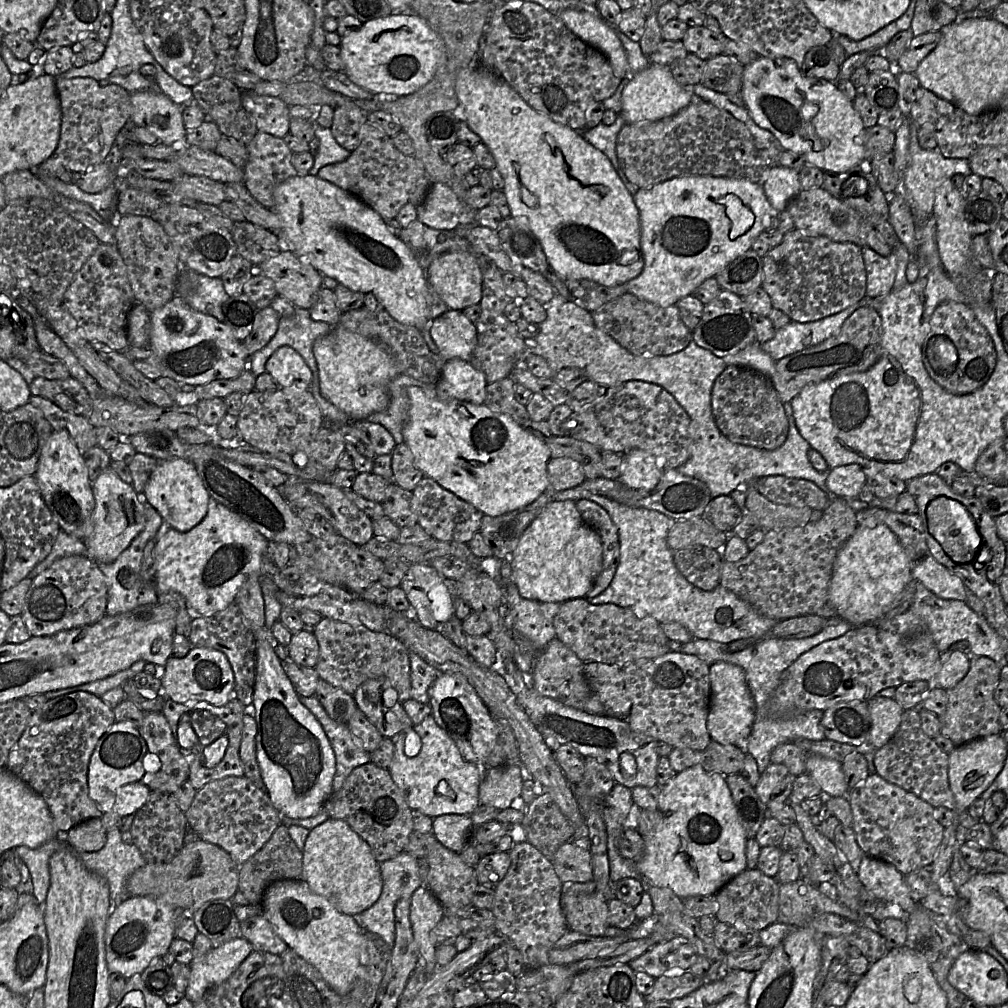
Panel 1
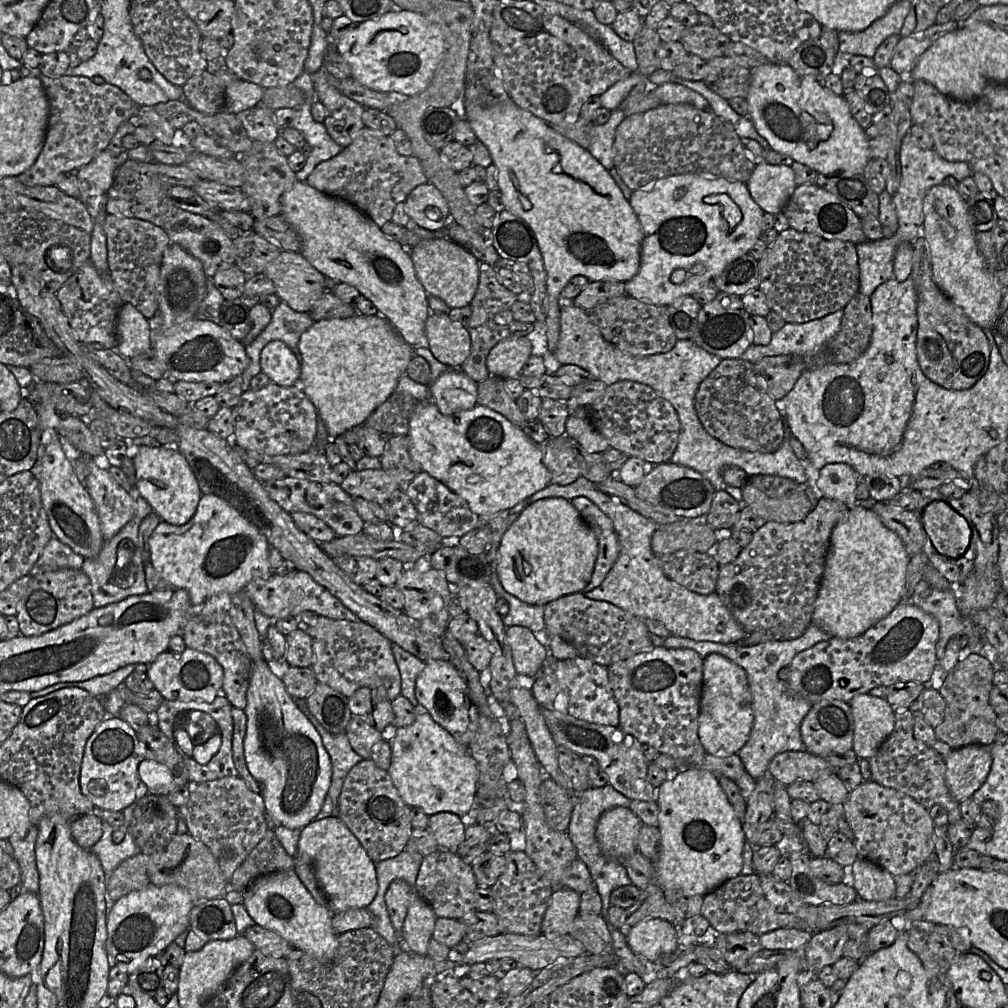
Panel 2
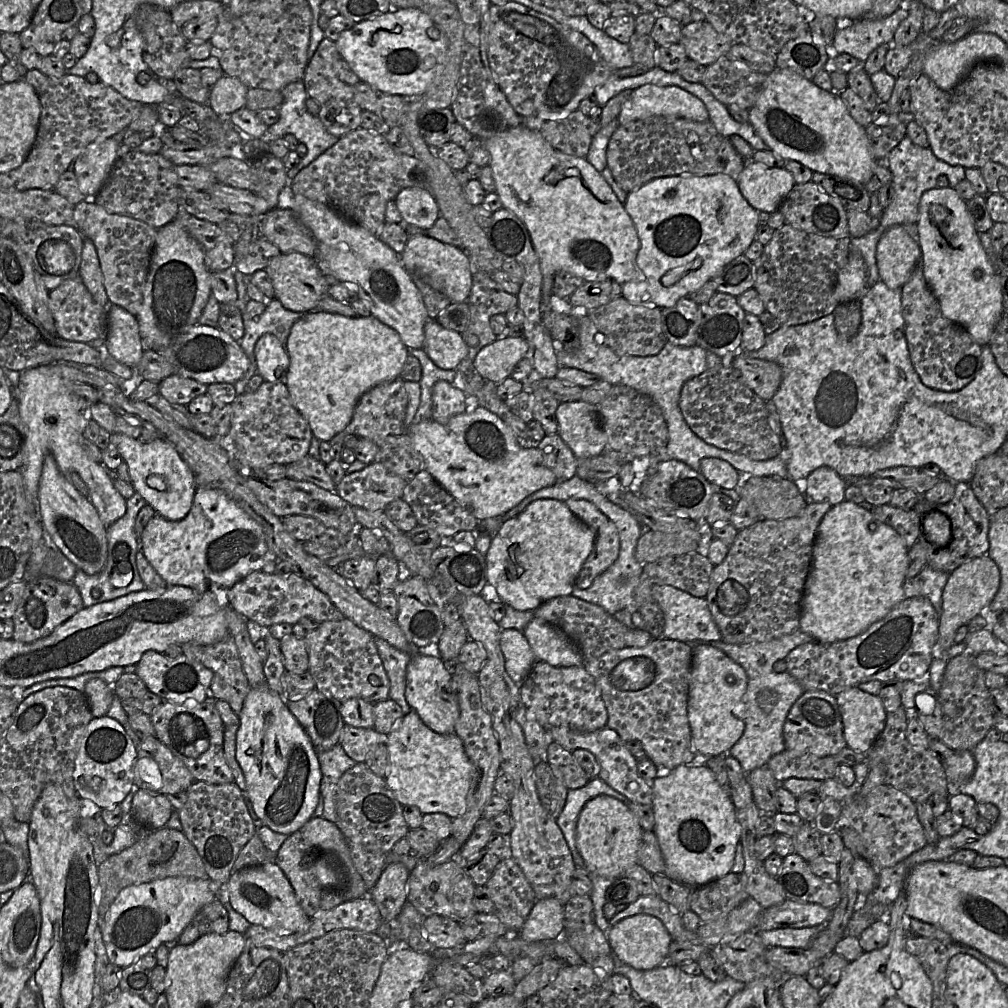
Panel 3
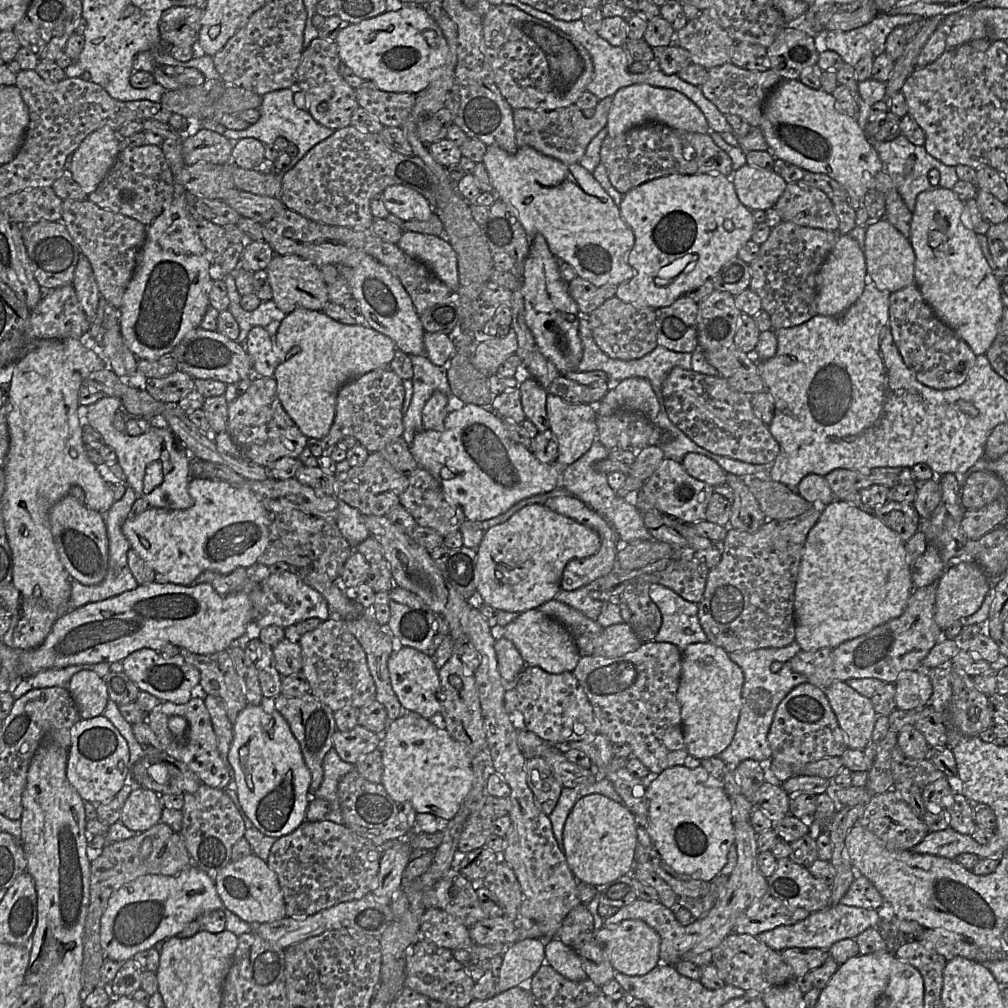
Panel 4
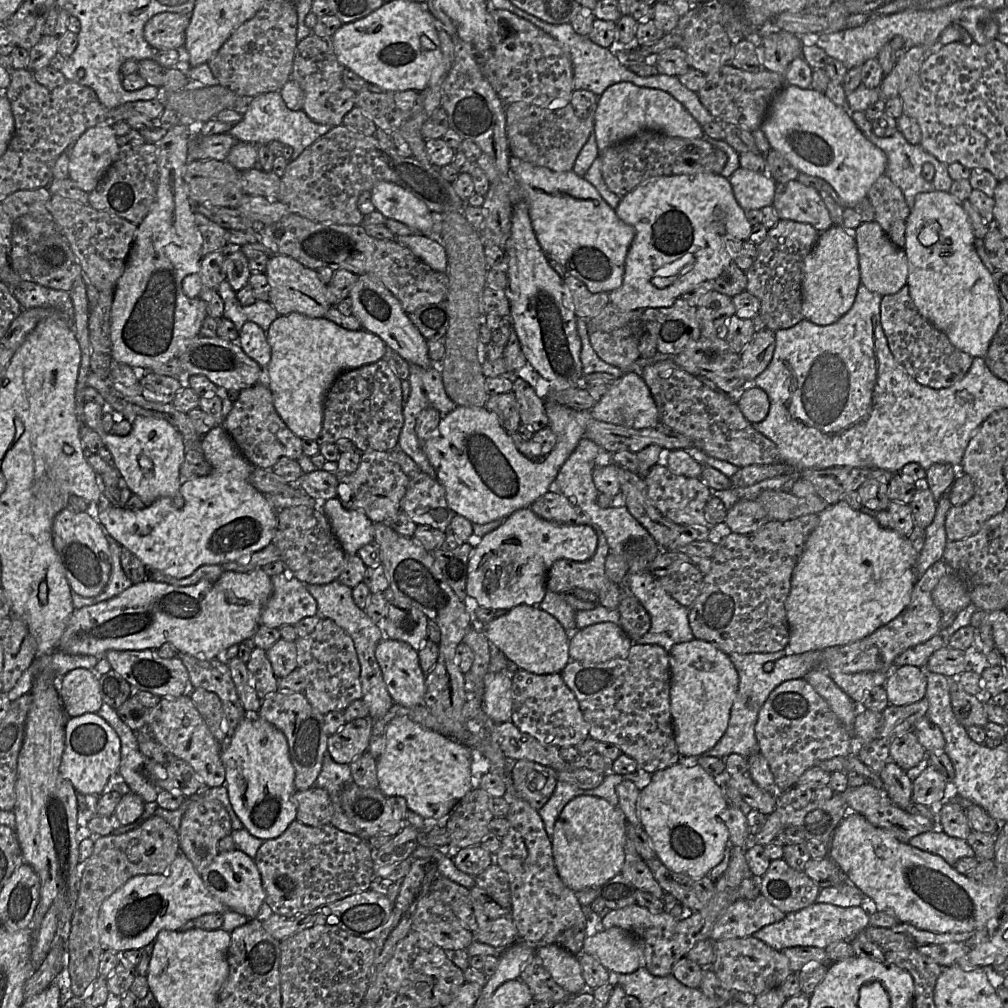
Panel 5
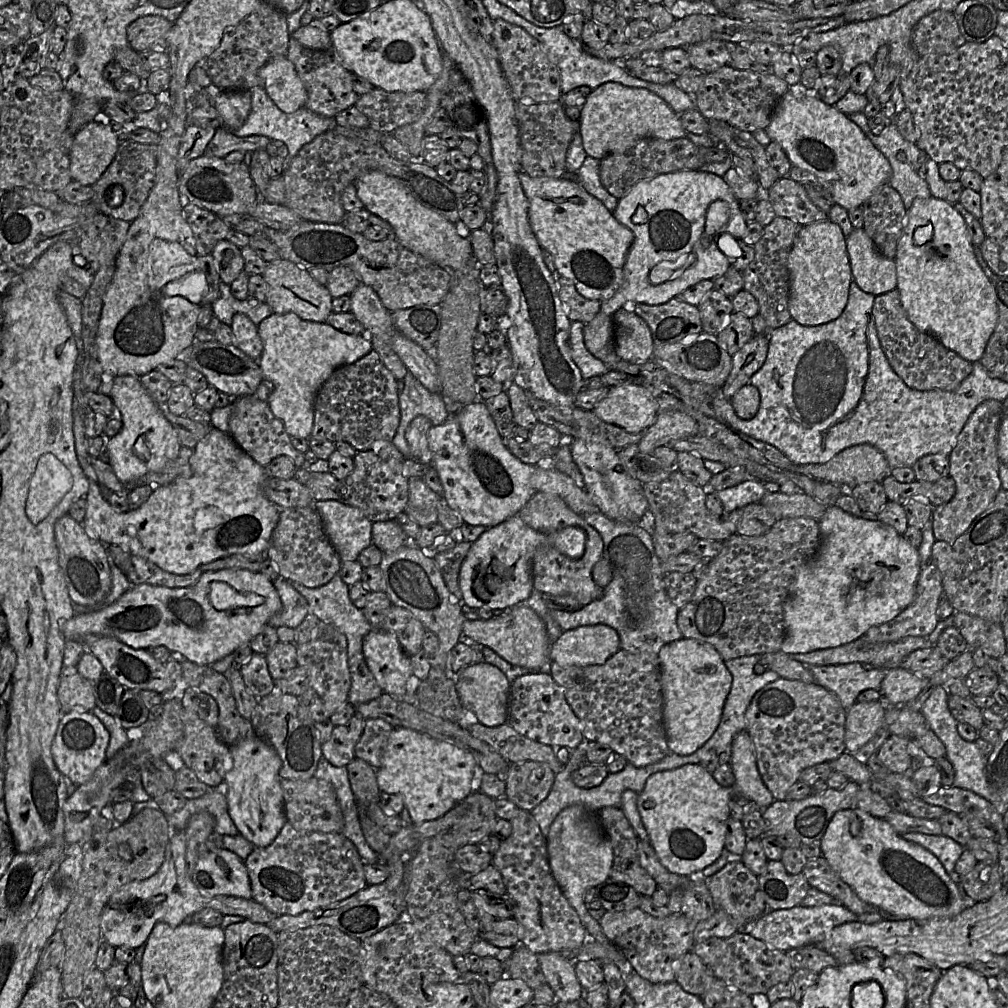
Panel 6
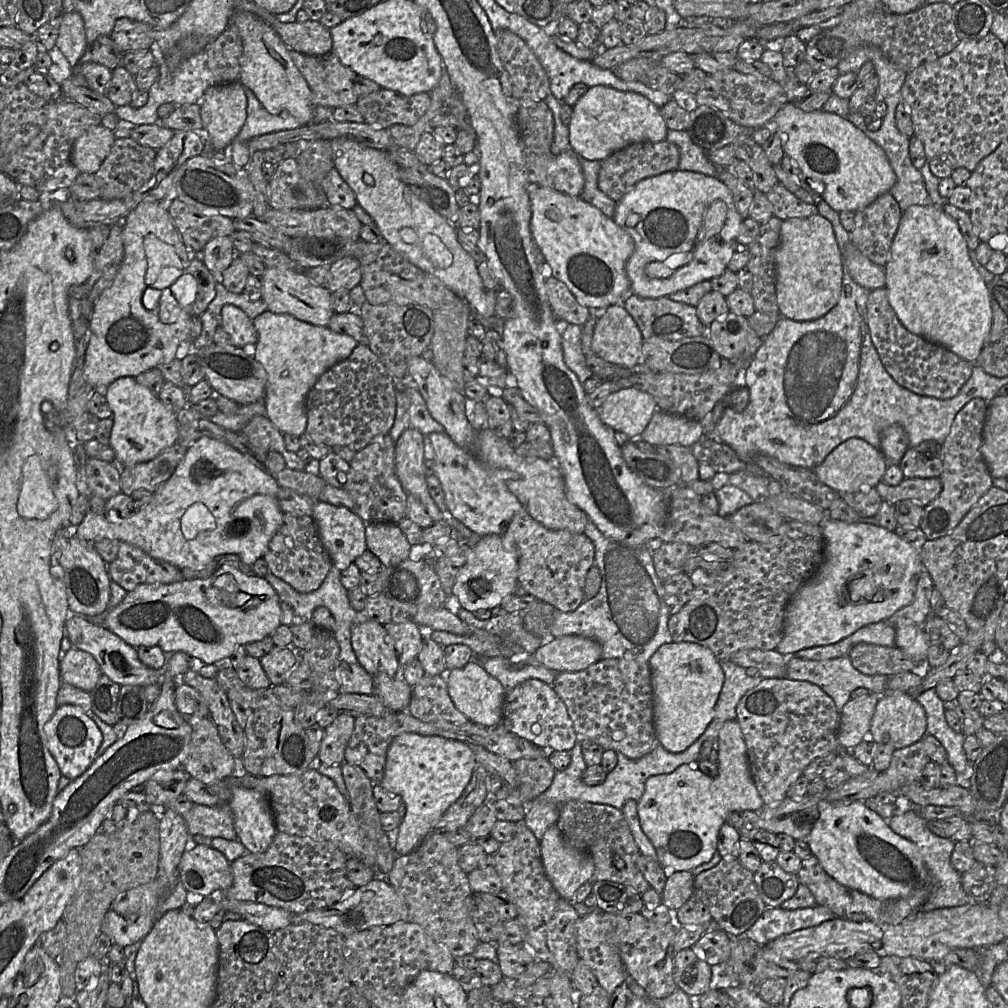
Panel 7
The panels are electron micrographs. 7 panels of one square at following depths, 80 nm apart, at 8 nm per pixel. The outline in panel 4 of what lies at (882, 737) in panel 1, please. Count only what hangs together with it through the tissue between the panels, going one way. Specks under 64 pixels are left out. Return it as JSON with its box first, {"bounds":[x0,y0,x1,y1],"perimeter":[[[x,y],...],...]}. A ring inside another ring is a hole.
{"bounds":[823,682,878,750],"perimeter":[[[836,682],[823,690],[849,749],[863,750],[872,740],[878,718],[871,699],[849,687],[845,682]]]}

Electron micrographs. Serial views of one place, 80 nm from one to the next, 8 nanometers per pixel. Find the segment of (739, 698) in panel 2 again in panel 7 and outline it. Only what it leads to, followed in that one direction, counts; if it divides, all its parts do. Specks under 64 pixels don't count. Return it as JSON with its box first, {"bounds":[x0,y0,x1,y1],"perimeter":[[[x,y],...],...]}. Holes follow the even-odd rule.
{"bounds":[648,642,724,753],"perimeter":[[[692,642],[661,645],[648,661],[653,687],[653,722],[657,739],[673,753],[686,750],[706,731],[724,683],[720,661],[707,647]]]}

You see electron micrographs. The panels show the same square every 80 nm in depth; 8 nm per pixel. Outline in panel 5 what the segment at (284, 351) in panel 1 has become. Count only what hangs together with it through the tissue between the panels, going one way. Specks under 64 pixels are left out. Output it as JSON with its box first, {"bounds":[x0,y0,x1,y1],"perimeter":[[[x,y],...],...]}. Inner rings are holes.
{"bounds":[237,321,271,369],"perimeter":[[[251,321],[245,322],[239,331],[237,343],[262,369],[267,367],[271,359],[271,348],[266,332],[259,325]]]}

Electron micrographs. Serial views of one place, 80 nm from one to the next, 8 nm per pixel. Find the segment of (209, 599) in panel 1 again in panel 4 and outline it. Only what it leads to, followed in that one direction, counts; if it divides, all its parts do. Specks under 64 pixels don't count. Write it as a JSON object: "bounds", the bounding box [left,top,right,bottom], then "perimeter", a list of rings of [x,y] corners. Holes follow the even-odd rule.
{"bounds":[122,478,273,586],"perimeter":[[[191,478],[188,485],[188,492],[192,498],[192,505],[185,510],[169,510],[150,507],[135,517],[129,516],[122,526],[122,531],[129,541],[131,549],[136,551],[144,562],[157,573],[157,575],[160,575],[169,583],[182,586],[192,585],[196,578],[204,571],[214,571],[224,575],[233,572],[237,568],[248,568],[254,566],[257,563],[258,558],[271,542],[271,523],[273,521],[273,514],[264,506],[254,493],[246,489],[235,487],[226,481],[208,478]]]}

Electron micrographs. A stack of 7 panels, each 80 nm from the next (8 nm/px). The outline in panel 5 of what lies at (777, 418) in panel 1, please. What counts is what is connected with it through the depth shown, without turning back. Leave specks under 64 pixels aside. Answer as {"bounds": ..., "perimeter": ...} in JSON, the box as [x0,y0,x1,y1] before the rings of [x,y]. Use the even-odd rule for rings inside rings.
{"bounds":[640,359,781,468],"perimeter":[[[672,359],[648,365],[640,375],[656,403],[659,422],[688,437],[693,446],[709,456],[739,468],[781,462],[775,443],[753,427],[729,395],[715,390],[713,382],[691,375]]]}

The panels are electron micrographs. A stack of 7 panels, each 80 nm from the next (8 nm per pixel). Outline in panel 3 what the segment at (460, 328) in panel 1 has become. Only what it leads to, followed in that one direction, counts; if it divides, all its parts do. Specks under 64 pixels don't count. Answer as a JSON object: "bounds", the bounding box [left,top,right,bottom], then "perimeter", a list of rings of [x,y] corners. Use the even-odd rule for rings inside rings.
{"bounds":[423,319,468,370],"perimeter":[[[435,319],[426,321],[423,349],[437,367],[445,370],[455,370],[468,354],[462,333],[442,327]]]}

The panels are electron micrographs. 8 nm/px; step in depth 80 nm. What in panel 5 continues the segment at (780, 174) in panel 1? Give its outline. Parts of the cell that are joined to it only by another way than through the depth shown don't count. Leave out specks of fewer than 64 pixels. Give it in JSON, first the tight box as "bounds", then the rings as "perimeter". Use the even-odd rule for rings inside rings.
{"bounds":[728,167,777,211],"perimeter":[[[739,167],[728,178],[736,201],[744,211],[773,204],[777,183],[767,173]]]}

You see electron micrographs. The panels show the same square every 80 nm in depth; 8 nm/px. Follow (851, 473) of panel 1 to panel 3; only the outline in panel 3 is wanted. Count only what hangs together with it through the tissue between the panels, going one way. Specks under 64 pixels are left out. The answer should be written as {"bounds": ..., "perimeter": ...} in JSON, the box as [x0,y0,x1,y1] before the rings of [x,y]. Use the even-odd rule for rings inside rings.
{"bounds":[805,466,847,506],"perimeter":[[[822,466],[806,479],[805,497],[809,502],[828,502],[832,506],[845,500],[847,480],[835,470]]]}

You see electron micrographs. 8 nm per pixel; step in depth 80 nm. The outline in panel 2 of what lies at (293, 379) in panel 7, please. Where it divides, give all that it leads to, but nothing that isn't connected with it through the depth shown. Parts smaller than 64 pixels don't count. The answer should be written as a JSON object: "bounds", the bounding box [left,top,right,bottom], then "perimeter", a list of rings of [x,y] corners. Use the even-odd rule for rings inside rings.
{"bounds":[298,314,414,439],"perimeter":[[[356,314],[344,319],[315,321],[302,333],[298,348],[301,355],[298,383],[313,403],[330,439],[362,425],[368,416],[396,390],[399,378],[405,374],[414,355],[413,347],[407,344],[395,327],[379,314]]]}

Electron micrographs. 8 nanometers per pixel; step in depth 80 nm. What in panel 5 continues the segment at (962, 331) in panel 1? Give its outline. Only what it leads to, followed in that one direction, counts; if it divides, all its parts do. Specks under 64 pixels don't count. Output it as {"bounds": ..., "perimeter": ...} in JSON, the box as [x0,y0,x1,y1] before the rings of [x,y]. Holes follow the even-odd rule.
{"bounds":[880,285,973,389],"perimeter":[[[907,285],[894,294],[882,297],[880,319],[891,353],[919,384],[934,389],[948,388],[960,381],[970,369],[973,357],[957,349],[945,333],[919,313]]]}

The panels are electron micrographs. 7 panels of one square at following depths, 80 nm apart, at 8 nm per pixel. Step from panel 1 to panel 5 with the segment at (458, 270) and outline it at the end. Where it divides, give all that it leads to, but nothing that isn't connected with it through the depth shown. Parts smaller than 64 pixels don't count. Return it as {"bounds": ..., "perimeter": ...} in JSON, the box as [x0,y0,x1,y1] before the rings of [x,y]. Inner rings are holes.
{"bounds":[396,234,447,273],"perimeter":[[[423,234],[397,236],[396,241],[433,270],[446,273],[447,254],[441,242]]]}

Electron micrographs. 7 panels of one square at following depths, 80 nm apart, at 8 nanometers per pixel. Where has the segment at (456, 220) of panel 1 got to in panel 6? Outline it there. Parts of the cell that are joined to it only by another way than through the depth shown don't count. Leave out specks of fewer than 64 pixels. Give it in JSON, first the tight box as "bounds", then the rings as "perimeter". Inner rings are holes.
{"bounds":[354,170,475,272],"perimeter":[[[370,170],[362,174],[354,185],[364,209],[388,222],[393,231],[392,236],[406,249],[451,272],[459,271],[475,261],[471,244],[467,239],[469,231],[462,230],[441,214],[422,205],[398,179],[379,170]]]}

